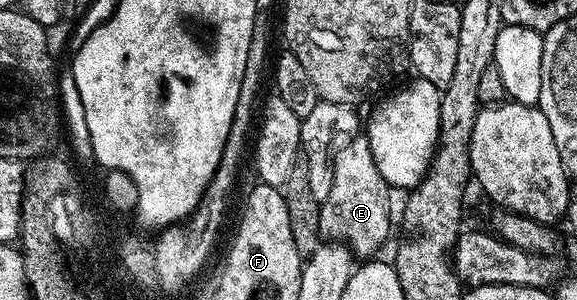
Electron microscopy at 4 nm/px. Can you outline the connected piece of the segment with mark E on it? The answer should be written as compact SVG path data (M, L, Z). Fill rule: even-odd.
M365 136L351 138L349 144L334 158L332 192L328 200L320 203L320 228L327 239L343 243L350 247L350 253L362 260L370 260L391 237L390 234L390 194L392 187L380 176L376 160L372 160L372 148Z

